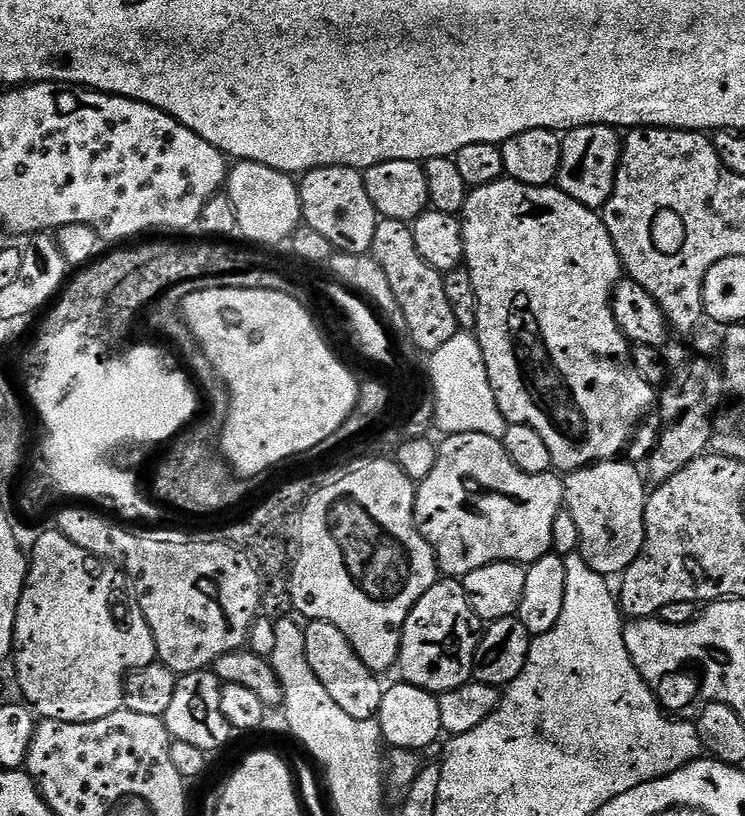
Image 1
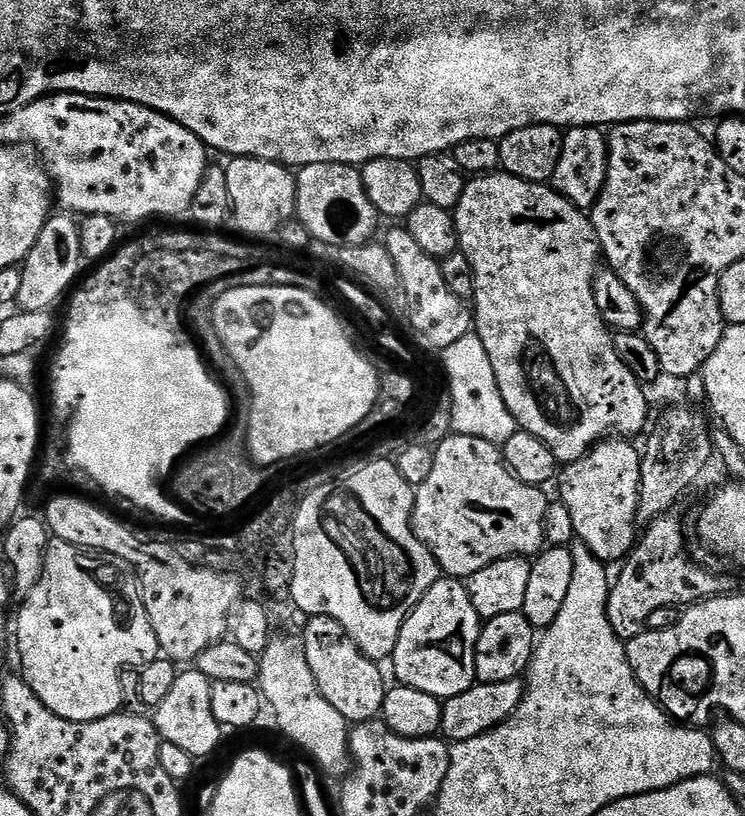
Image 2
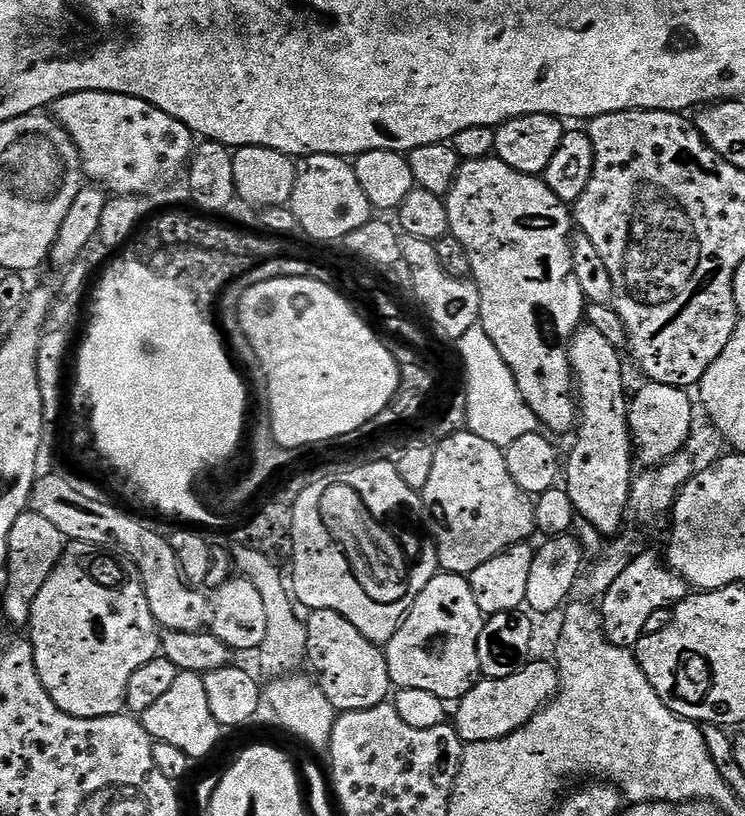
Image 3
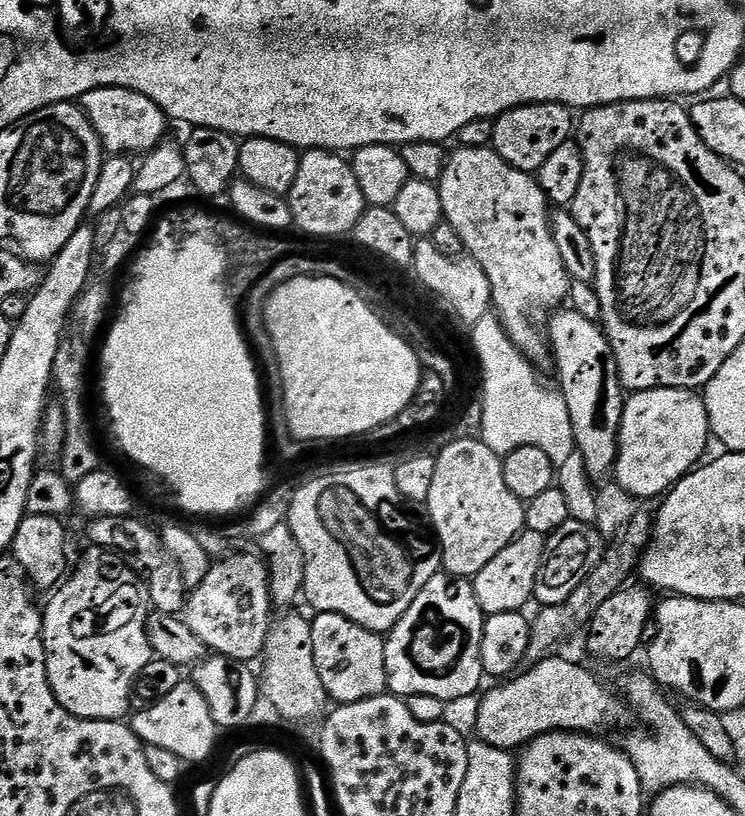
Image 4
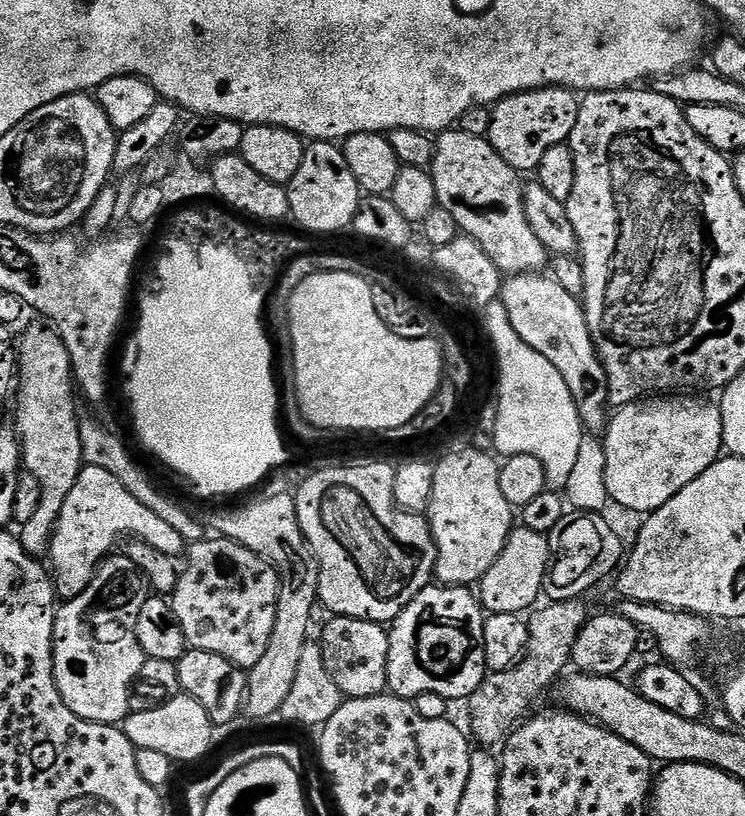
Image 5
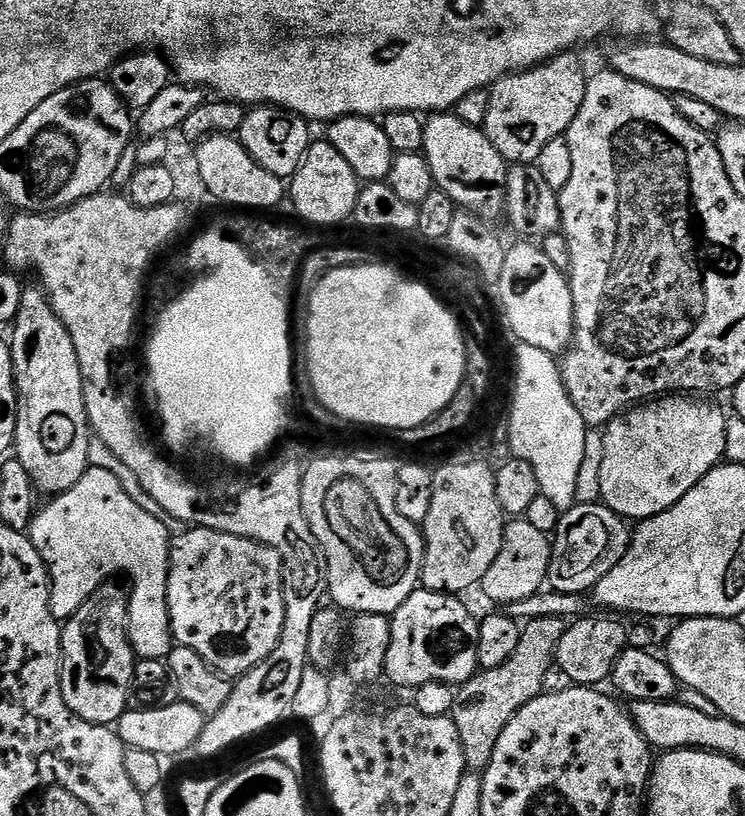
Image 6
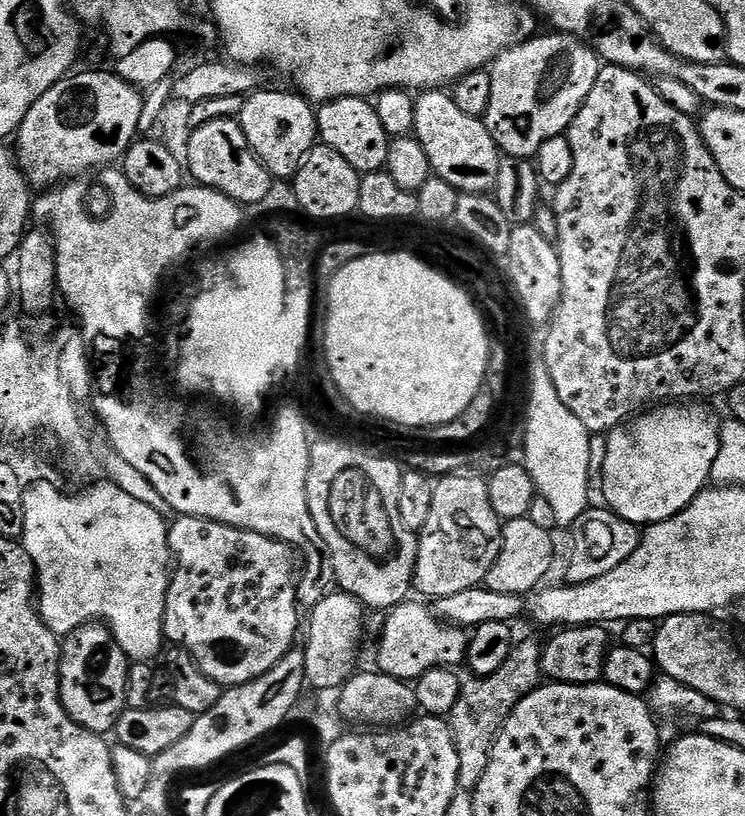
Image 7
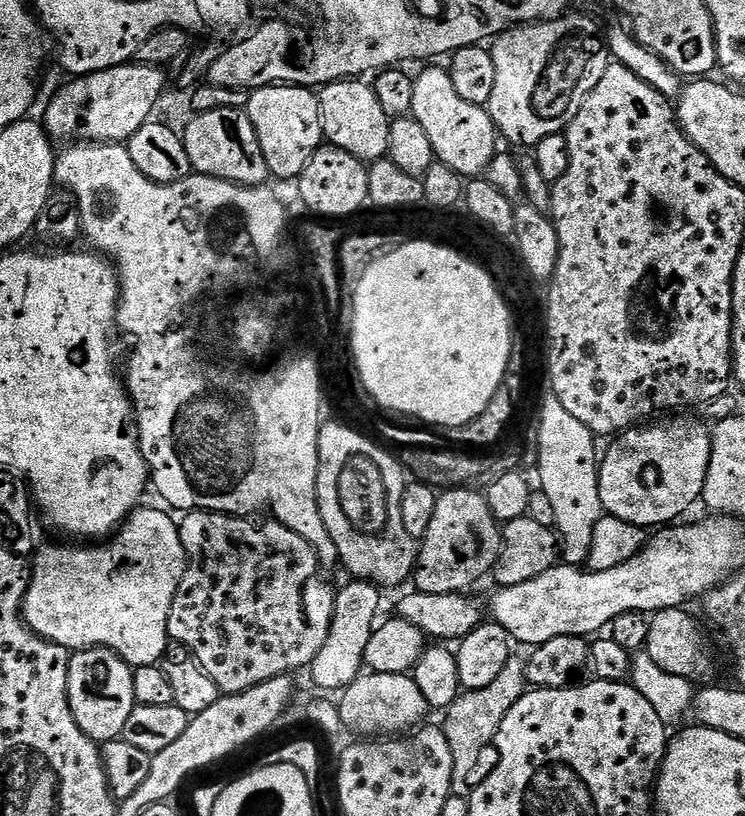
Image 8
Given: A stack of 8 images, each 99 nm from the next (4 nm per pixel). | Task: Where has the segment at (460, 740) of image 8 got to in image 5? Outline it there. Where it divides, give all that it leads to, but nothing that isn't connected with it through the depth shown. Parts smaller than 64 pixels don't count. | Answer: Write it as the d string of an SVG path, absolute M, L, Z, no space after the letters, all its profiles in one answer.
M580 598L552 600L545 608L537 607L527 617L528 641L523 656L506 670L488 672L482 686L478 686L478 690L474 690L474 694L466 701L468 716L472 719L470 736L477 745L503 745L514 725L525 715L523 712L539 696L540 691L552 682L554 684L565 671L563 668L572 664L574 642L578 642L578 634L590 618L590 611L588 612L584 602Z

